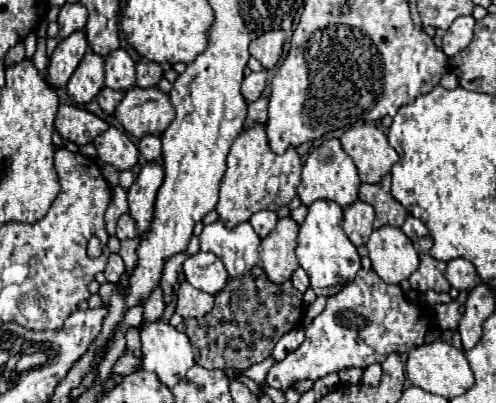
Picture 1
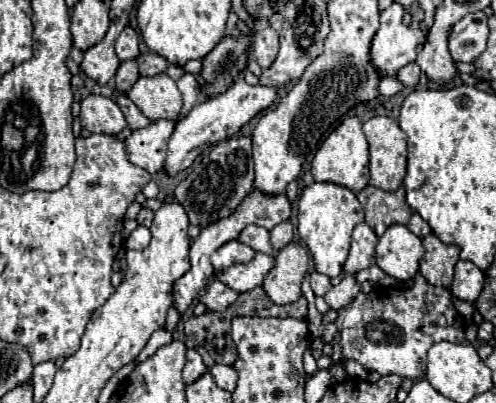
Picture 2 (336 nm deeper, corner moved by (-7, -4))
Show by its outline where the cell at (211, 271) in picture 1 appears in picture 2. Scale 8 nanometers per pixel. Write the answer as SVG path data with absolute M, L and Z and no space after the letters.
M257 252L255 258L247 264L233 264L221 272L217 272L217 280L227 284L235 292L247 292L255 286L261 286L267 272L273 268L273 256Z

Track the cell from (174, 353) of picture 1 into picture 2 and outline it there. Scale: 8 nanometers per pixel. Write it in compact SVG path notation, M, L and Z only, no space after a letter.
M187 350L187 364L183 368L183 382L191 384L195 382L199 376L203 376L203 372L207 372L207 366L201 360L201 354L197 350Z

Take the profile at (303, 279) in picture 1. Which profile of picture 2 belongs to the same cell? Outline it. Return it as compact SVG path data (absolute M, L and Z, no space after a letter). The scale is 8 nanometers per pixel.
M311 272L311 288L315 292L315 296L325 296L325 292L331 288L331 280L325 274L319 272Z

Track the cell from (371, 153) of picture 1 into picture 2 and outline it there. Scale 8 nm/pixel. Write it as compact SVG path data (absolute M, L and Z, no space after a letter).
M375 116L363 124L369 142L369 184L393 192L403 184L407 166L407 136L397 120L389 116Z

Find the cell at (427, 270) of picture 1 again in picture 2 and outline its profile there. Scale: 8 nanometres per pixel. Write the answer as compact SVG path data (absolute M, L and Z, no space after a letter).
M429 234L423 238L425 256L419 262L421 276L441 288L449 288L453 282L453 268L459 260L459 248L443 244L435 234Z

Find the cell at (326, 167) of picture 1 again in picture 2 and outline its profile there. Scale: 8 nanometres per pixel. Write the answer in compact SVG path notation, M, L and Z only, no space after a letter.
M347 118L339 128L335 128L329 138L321 144L319 152L311 162L311 174L315 182L331 182L351 192L359 192L369 184L369 152L367 152L367 138L361 132L361 122L357 118Z

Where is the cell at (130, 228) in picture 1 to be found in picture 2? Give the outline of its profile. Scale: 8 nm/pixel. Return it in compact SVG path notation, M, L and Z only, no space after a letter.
M137 226L137 228L131 232L131 236L125 240L125 246L127 246L129 250L143 250L143 248L147 248L149 240L151 240L149 228Z

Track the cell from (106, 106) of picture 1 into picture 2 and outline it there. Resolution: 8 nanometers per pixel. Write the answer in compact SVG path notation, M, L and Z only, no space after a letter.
M127 60L127 62L121 62L117 74L115 74L115 88L121 92L121 94L127 94L131 90L131 86L137 82L139 78L139 72L137 72L137 62L135 60Z

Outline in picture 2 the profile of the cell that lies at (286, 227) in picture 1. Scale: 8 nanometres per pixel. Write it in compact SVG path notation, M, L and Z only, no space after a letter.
M289 242L287 246L283 246L277 256L275 256L275 266L269 270L263 288L267 292L267 296L275 302L275 304L293 304L295 300L299 300L301 296L301 282L303 276L309 270L309 252L305 246L301 246L299 242Z

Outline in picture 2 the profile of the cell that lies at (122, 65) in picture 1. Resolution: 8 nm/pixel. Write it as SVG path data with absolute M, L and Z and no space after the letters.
M125 26L125 30L119 34L117 42L115 42L115 52L119 56L121 62L125 60L133 60L139 56L139 48L137 48L139 40L137 40L137 32L131 26Z

